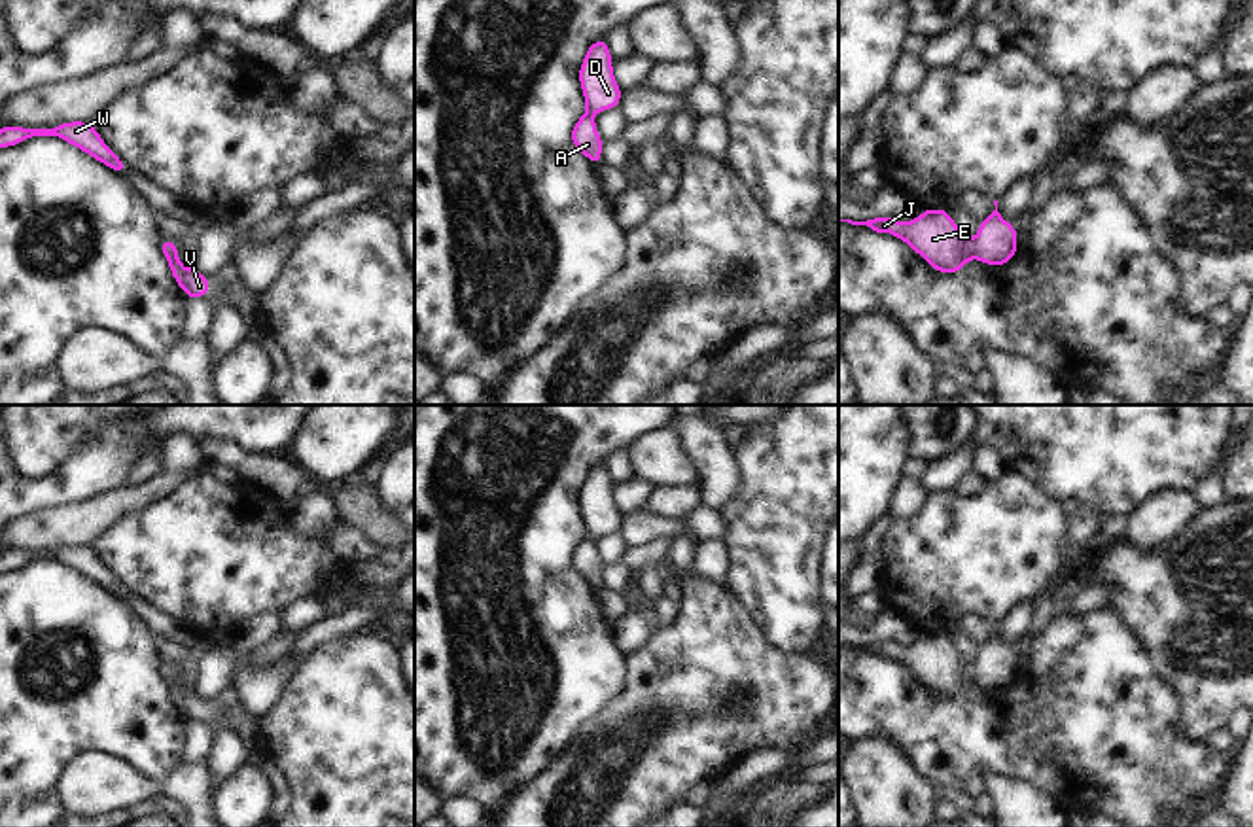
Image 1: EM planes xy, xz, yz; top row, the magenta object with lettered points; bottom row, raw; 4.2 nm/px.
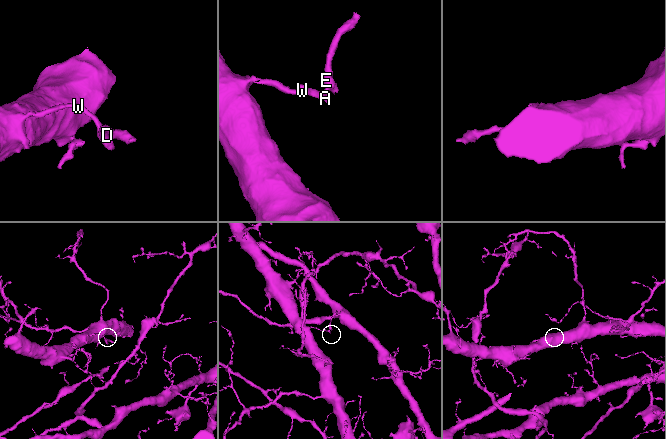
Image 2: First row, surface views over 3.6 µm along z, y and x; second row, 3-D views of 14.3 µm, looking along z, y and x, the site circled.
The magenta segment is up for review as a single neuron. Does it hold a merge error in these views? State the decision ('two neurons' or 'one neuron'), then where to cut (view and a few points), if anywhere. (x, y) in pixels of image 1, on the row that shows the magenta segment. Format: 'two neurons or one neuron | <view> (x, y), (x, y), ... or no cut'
one neuron | no cut

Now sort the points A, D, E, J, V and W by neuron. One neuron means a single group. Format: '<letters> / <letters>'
A D E J V W

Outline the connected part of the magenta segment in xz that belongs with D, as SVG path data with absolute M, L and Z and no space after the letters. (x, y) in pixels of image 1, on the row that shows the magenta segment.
M602 36L589 45L577 74L587 110L574 123L570 131L570 142L594 167L604 163L604 140L598 134L592 115L604 110L617 110L623 98L623 91L615 81L611 64L613 57L608 47L606 36Z

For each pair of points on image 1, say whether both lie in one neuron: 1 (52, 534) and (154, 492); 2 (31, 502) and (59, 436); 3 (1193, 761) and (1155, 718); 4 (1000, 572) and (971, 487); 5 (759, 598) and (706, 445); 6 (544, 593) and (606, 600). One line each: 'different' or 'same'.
1: same
2: different
3: same
4: different
5: different
6: different

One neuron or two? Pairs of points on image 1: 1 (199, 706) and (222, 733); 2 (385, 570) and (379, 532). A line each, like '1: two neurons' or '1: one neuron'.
1: two neurons
2: two neurons

